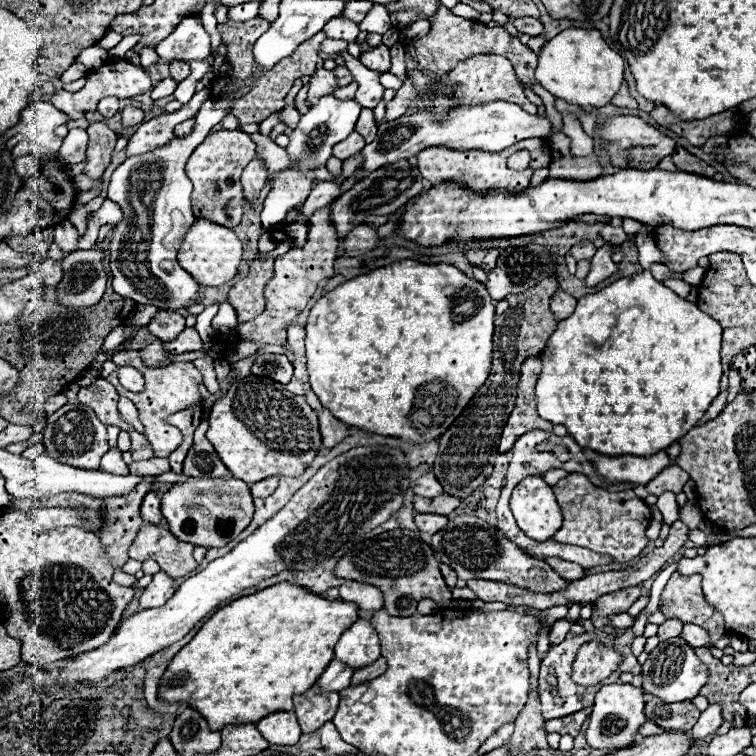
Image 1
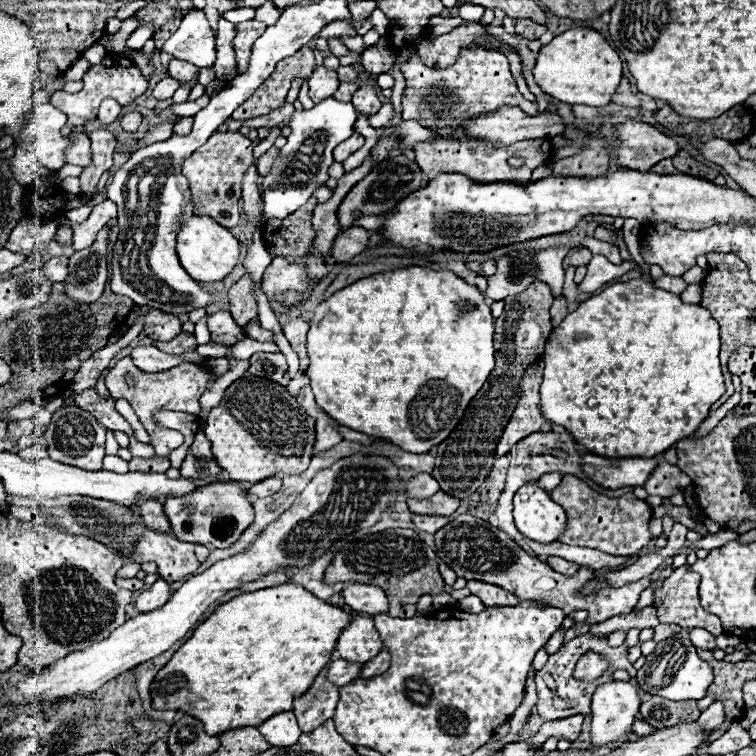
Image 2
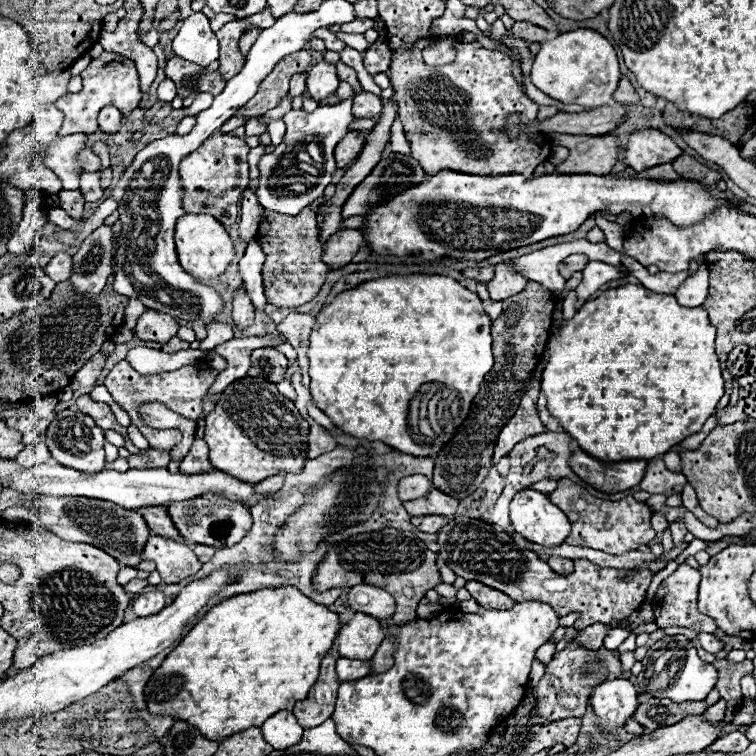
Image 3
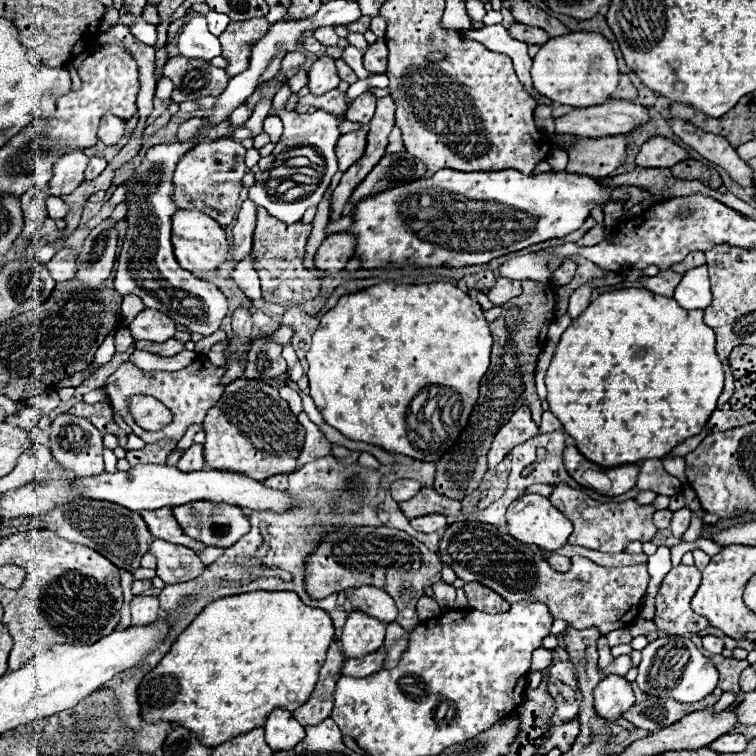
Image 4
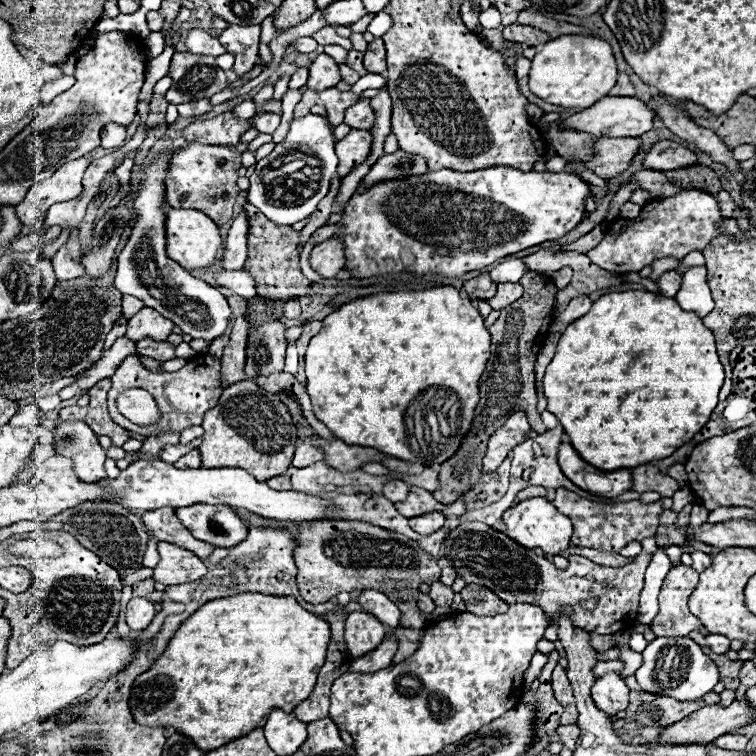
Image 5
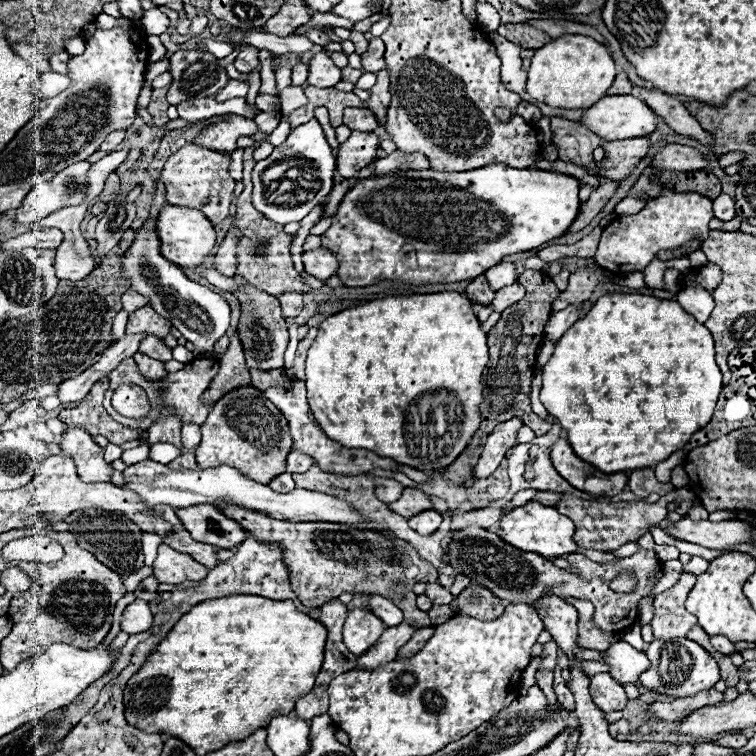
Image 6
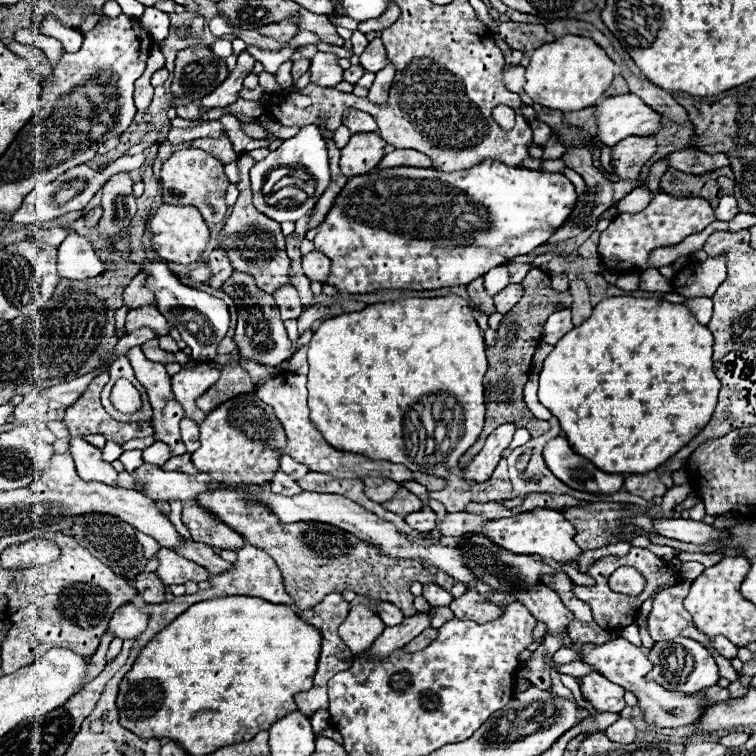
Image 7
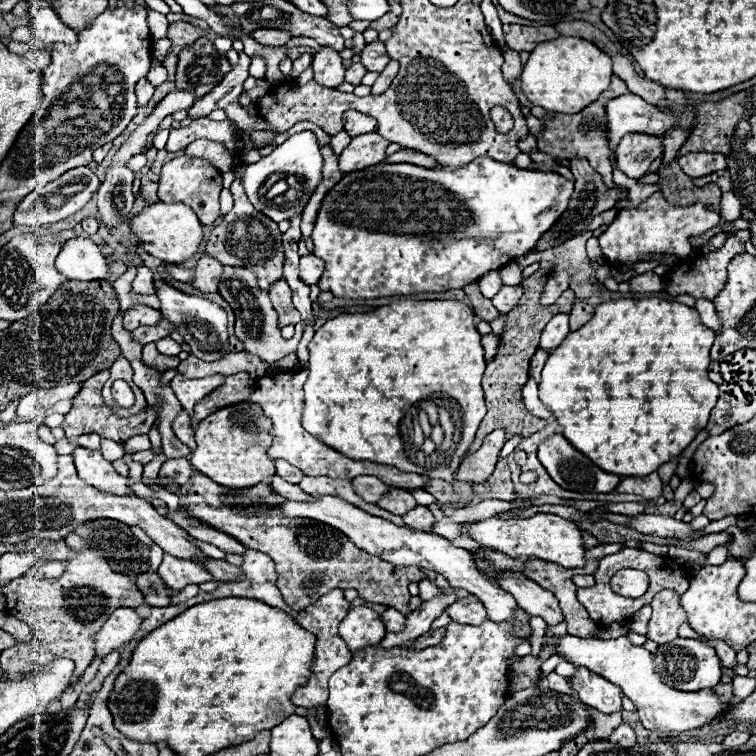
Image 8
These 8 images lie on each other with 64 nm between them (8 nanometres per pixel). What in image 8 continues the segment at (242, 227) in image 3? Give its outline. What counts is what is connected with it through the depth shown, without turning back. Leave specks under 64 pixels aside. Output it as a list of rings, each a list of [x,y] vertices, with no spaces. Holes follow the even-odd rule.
[[[204,256],[198,260],[198,264],[194,266],[194,282],[192,286],[196,290],[200,290],[202,294],[210,294],[210,292],[216,292],[218,290],[218,280],[220,280],[220,274],[222,274],[222,264]]]

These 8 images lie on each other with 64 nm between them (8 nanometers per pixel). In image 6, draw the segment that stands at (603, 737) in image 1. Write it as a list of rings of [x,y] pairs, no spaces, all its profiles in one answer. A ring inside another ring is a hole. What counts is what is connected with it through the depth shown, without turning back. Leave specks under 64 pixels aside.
[[[594,674],[590,678],[590,694],[594,698],[594,704],[602,712],[614,712],[614,710],[624,710],[628,698],[622,688],[622,684],[614,682],[610,674]]]

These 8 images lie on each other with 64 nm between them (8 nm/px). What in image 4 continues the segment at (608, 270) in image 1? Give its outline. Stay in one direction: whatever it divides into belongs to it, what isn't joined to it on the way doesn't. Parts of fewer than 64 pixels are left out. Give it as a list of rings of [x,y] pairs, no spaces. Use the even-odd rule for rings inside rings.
[[[586,284],[586,286],[578,288],[578,290],[570,296],[570,304],[568,304],[568,316],[570,316],[570,318],[580,316],[580,314],[588,308],[588,304],[590,304],[590,294],[592,294],[592,288]]]

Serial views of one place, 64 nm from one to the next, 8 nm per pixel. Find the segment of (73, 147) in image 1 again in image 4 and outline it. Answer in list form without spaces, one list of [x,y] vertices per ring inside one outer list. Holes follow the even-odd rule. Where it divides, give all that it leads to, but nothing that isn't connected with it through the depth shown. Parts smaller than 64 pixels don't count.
[[[92,156],[90,158],[90,162],[88,162],[88,168],[86,168],[86,182],[92,182],[94,178],[98,178],[100,174],[102,174],[102,170],[108,166],[108,162],[104,160],[104,158],[96,158],[96,156]]]

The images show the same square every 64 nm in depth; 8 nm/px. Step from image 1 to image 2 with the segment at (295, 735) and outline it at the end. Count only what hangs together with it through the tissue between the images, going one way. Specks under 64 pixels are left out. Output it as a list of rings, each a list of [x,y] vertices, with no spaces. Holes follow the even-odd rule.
[[[280,712],[280,714],[268,718],[264,724],[258,726],[258,730],[272,746],[278,746],[278,748],[296,744],[302,734],[302,730],[298,728],[296,716],[292,712]]]

